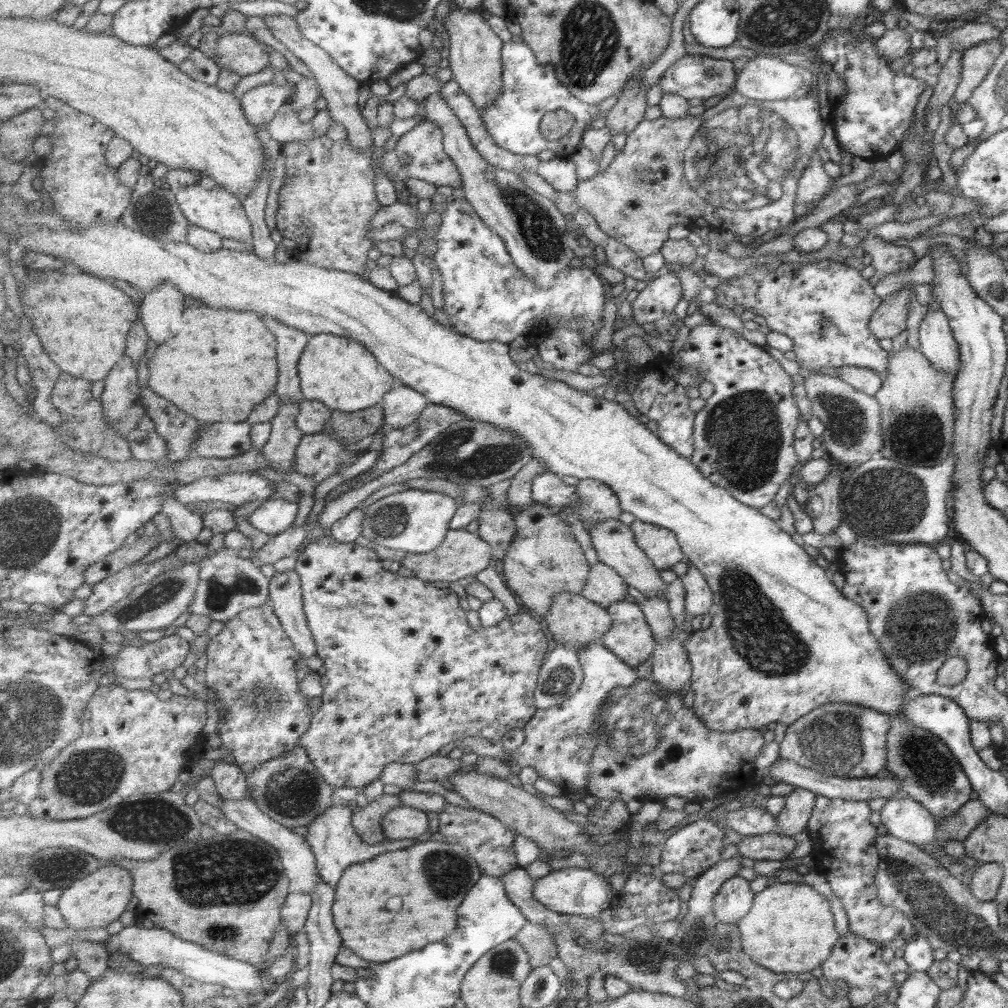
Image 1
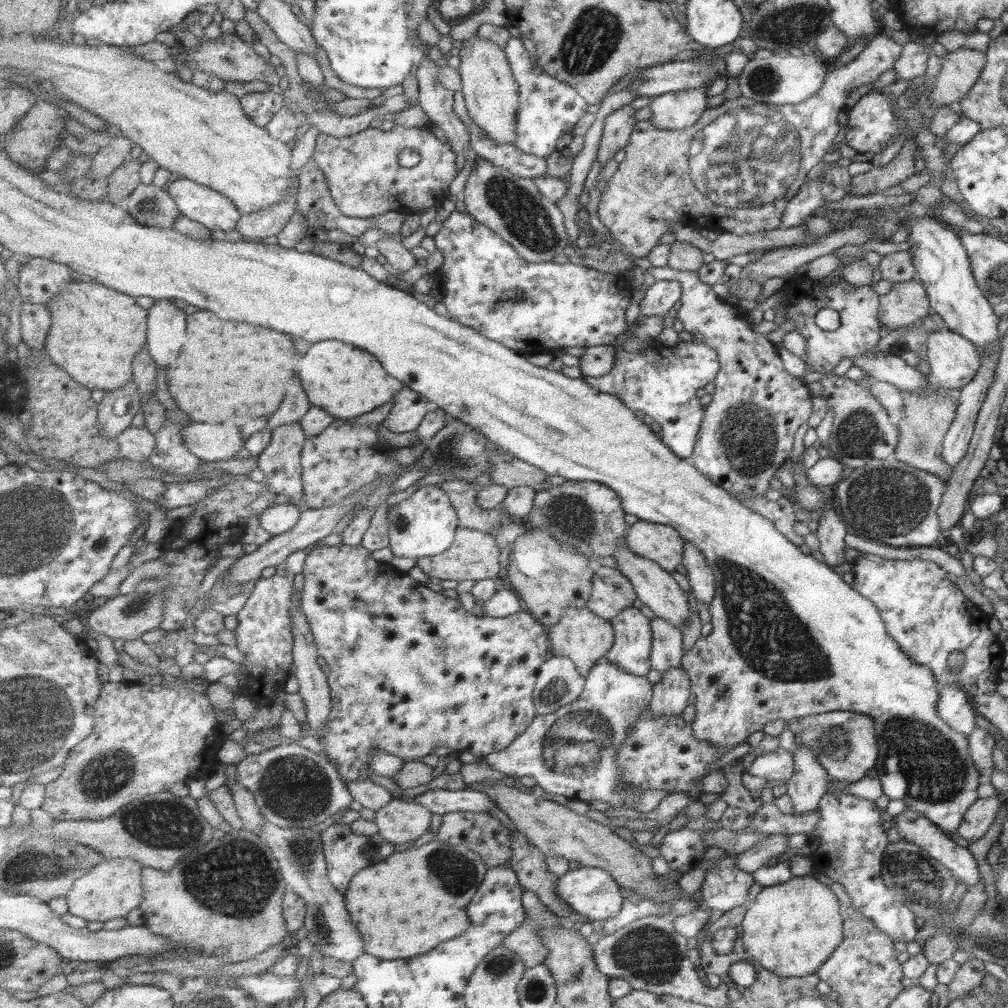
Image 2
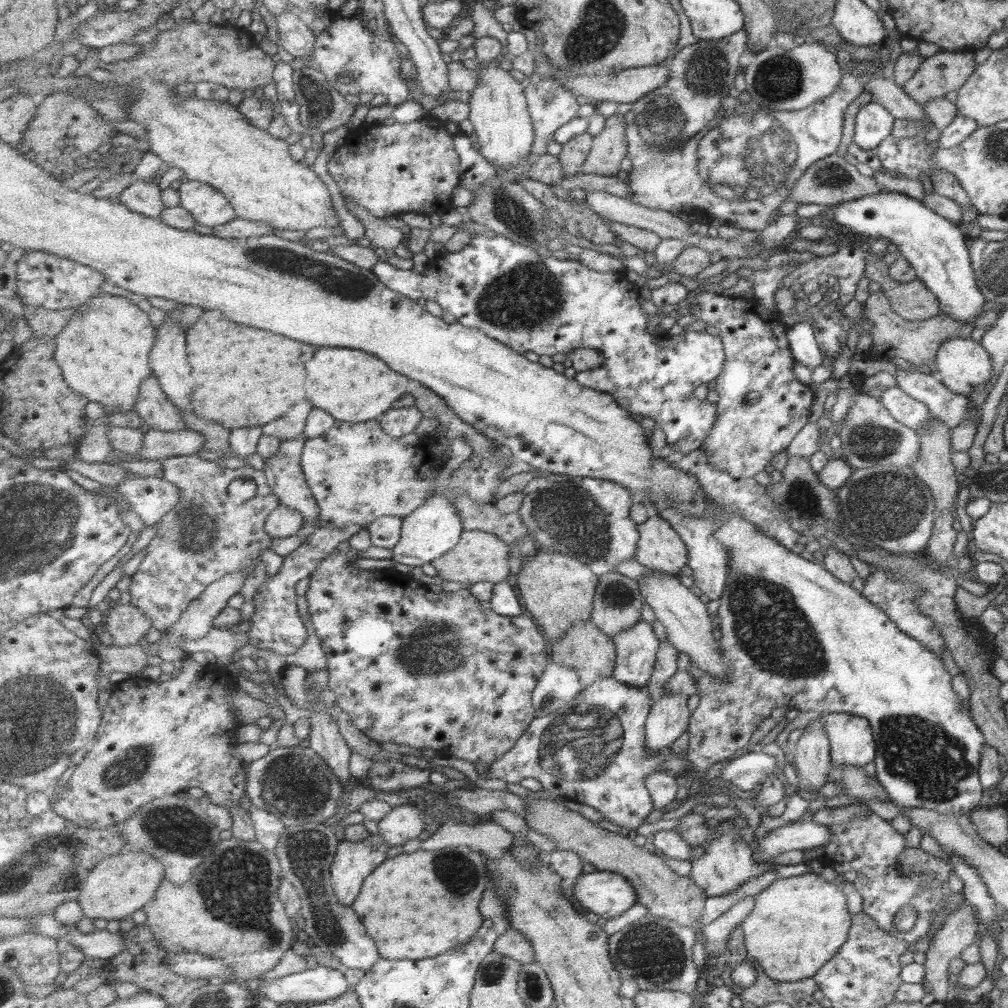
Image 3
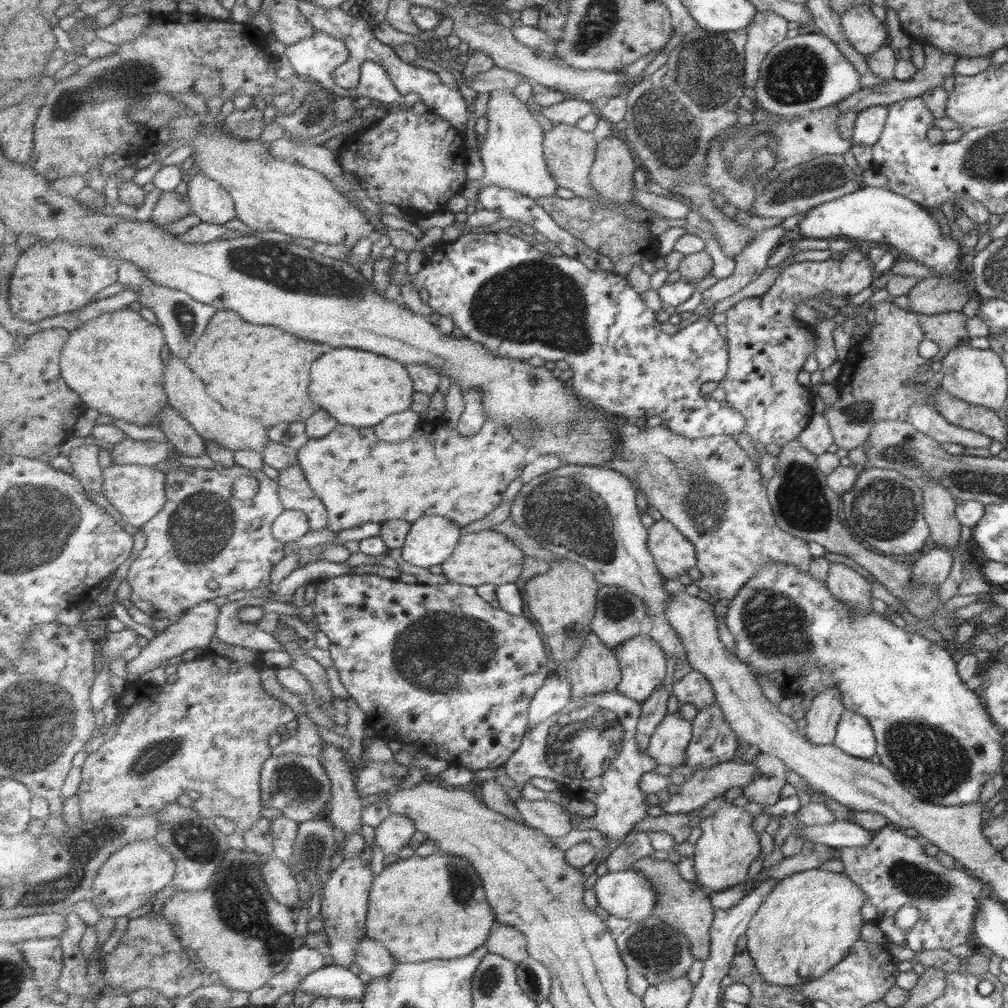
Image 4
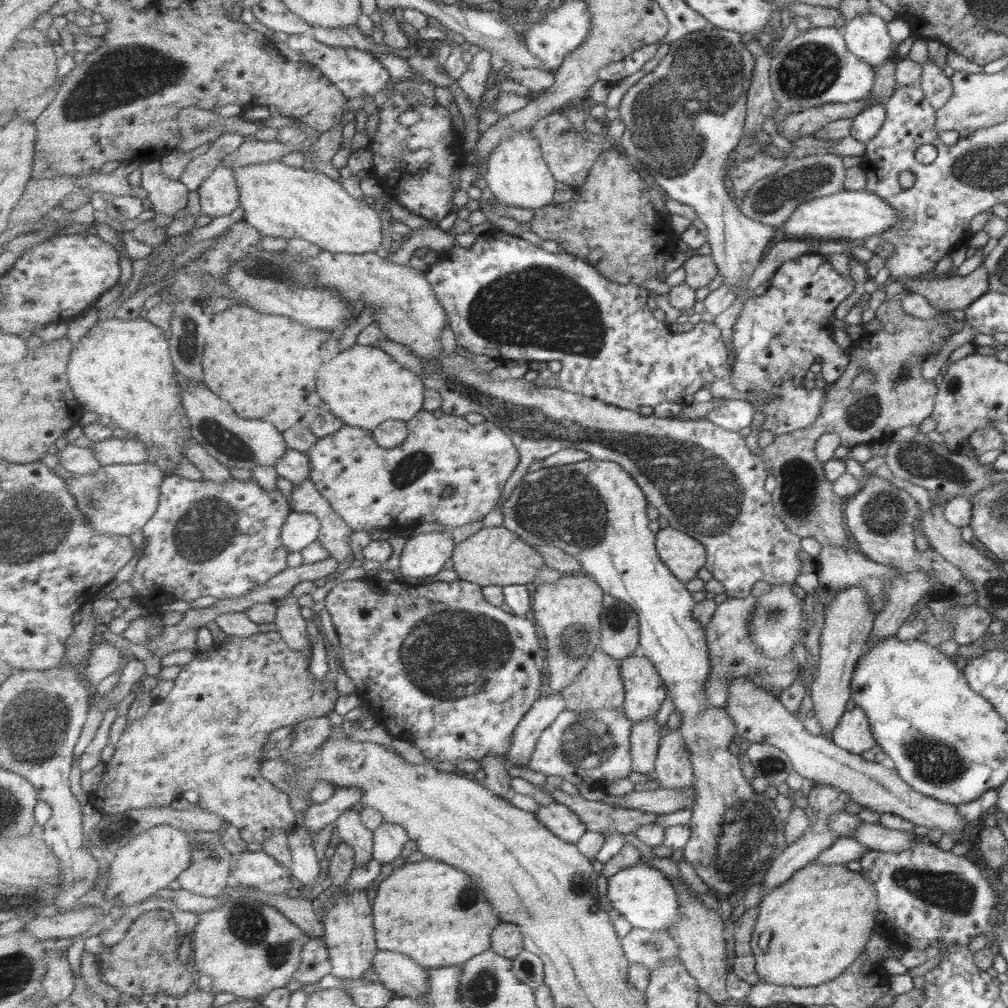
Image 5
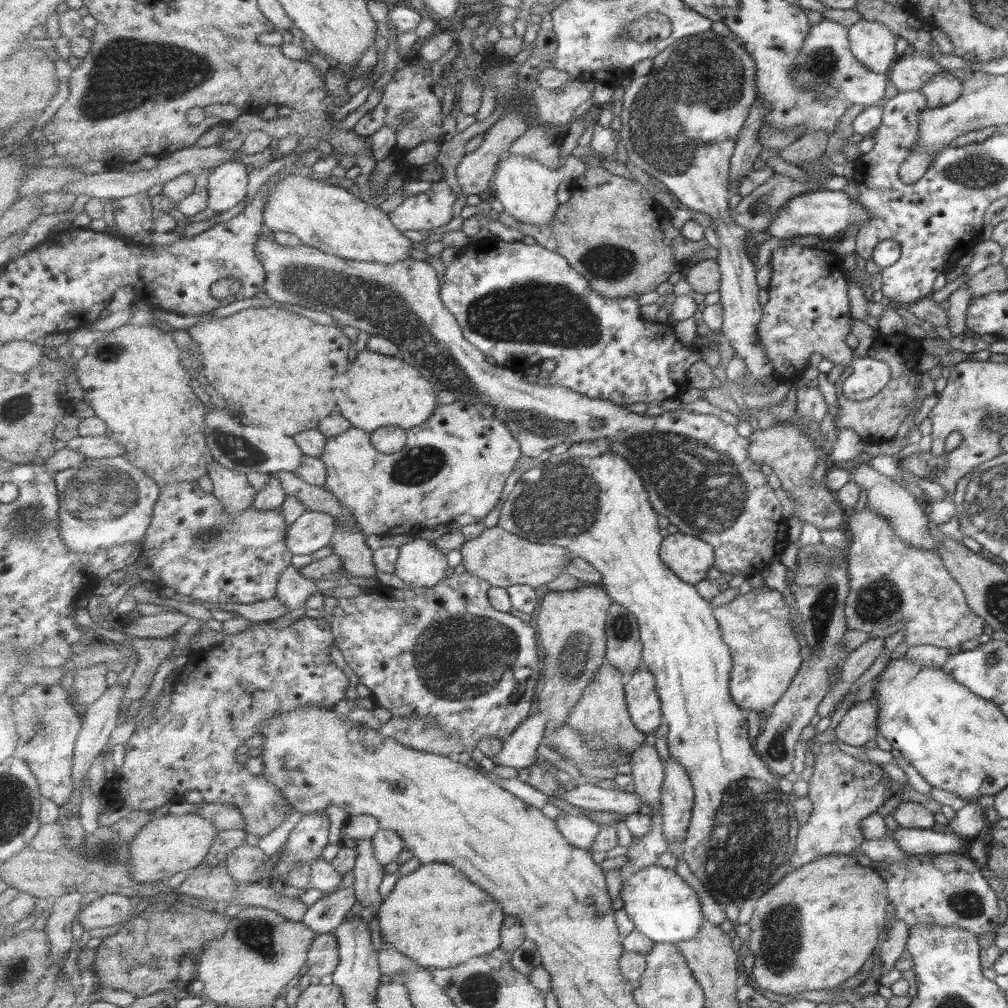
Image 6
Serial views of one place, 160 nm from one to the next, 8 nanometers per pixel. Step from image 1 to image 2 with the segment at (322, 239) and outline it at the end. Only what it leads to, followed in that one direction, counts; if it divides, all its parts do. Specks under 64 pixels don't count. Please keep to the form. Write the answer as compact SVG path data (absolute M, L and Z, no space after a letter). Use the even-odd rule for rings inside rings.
M396 124L391 130L383 131L379 127L369 127L364 132L347 137L335 137L319 133L314 152L315 162L321 167L329 181L332 199L343 214L353 218L371 218L389 211L420 212L431 206L437 207L447 199L445 190L457 178L457 154L448 144L443 144L433 132L427 128L407 128ZM403 150L416 150L420 155L417 165L405 168L399 164L399 154Z

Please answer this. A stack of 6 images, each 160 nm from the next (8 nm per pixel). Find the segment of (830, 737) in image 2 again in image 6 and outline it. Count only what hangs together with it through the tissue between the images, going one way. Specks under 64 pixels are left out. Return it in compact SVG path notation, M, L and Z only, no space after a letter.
M872 697L853 703L834 728L836 740L856 747L863 746L867 740L874 740L877 711L878 706Z

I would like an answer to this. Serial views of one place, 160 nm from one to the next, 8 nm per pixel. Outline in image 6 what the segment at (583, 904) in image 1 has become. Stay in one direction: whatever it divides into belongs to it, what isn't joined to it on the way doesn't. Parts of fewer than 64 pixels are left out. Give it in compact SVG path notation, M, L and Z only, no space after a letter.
M660 865L648 866L622 882L620 898L636 929L657 943L677 944L693 940L706 919L697 892L675 872Z

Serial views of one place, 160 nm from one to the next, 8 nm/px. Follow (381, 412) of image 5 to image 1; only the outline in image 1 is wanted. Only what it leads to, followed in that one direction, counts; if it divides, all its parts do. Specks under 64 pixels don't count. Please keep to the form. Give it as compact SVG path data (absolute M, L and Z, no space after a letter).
M315 334L299 362L301 389L306 399L323 402L332 411L357 412L381 405L385 394L398 384L387 368L381 366L371 350L350 337Z

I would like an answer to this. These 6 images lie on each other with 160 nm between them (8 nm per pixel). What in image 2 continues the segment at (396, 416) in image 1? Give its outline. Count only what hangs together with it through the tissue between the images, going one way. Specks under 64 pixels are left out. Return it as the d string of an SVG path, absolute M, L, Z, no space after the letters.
M407 386L393 398L392 402L395 406L391 415L383 422L383 426L391 432L415 432L432 409L425 397Z

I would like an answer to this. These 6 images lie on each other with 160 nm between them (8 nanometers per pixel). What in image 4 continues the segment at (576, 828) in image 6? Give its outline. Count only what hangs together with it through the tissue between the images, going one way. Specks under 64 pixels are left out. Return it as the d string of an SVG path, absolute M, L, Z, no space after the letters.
M519 797L514 800L523 821L549 837L557 838L569 834L576 826L573 825L573 816L567 808L555 802L542 800L527 800Z

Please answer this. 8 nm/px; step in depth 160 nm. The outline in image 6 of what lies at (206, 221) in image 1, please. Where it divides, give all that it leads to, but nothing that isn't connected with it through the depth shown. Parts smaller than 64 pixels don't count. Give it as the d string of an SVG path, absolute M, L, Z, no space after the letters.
M229 161L211 170L208 206L217 214L235 208L247 196L250 168L240 161Z

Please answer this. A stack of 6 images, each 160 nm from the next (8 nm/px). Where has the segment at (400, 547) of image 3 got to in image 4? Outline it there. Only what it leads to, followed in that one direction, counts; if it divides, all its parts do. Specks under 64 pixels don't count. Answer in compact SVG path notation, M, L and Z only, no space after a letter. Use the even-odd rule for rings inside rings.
M478 386L460 390L464 403L464 410L458 418L456 430L463 437L471 437L479 432L482 425L487 421L483 411L481 390ZM439 515L420 518L412 523L402 558L421 568L442 565L455 552L462 535L463 527L453 519Z

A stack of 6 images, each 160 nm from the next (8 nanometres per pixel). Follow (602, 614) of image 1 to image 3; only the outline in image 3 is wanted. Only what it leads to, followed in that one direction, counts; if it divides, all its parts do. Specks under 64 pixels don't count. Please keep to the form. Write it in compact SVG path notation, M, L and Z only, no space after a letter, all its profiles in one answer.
M592 620L573 623L562 639L551 642L551 648L554 662L573 667L578 672L585 689L594 682L614 676L617 658L616 644L614 639L605 634Z

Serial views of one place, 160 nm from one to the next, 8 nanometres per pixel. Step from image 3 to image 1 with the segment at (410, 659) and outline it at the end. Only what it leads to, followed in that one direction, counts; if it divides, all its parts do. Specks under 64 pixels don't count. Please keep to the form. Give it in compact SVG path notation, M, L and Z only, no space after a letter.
M321 535L310 540L301 553L297 554L294 570L300 574L302 580L304 612L316 642L317 655L326 667L325 674L320 677L324 688L321 696L322 705L313 714L312 724L308 732L301 737L300 745L308 749L310 759L329 784L339 788L341 786L366 787L371 782L380 779L385 767L393 762L416 764L438 753L449 742L459 740L459 738L481 736L497 744L505 736L505 732L513 728L524 729L537 712L536 688L546 659L545 648L549 652L550 638L545 638L537 616L529 616L529 611L522 610L517 615L501 621L497 626L481 625L482 629L475 631L469 626L467 614L459 604L460 592L456 587L437 588L435 584L414 575L403 576L403 574L385 570L381 566L380 556L375 549L363 546L359 542L339 542L329 535Z

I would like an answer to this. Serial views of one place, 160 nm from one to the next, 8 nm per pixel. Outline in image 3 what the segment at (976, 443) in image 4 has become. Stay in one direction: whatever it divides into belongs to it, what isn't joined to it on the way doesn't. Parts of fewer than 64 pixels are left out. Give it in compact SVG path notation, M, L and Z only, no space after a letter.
M898 387L885 388L879 403L887 413L897 422L916 430L917 427L928 425L933 416L927 407L917 400L904 394Z

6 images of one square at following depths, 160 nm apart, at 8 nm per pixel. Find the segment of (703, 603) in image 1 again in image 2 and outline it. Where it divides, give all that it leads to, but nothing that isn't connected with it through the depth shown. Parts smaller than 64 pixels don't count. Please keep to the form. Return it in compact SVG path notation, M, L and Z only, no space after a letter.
M685 540L684 561L686 576L694 598L702 603L710 604L716 595L716 578L714 570L707 562L707 557L688 540Z

